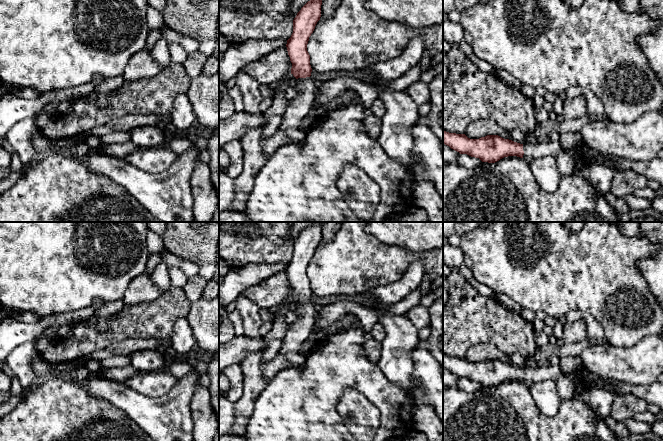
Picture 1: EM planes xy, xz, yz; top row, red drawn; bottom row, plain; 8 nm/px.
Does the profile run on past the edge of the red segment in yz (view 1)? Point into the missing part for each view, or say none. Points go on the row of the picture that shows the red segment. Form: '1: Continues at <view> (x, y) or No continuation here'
1: Continues at yz (546, 148)

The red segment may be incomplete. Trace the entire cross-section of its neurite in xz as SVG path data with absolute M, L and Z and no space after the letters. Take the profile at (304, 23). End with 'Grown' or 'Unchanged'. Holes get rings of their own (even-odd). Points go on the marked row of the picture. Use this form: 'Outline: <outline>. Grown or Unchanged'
Outline: M310 0L297 13L293 20L293 33L287 40L287 51L292 63L291 74L296 78L293 85L298 89L298 94L287 102L286 110L283 115L279 129L286 132L288 135L287 144L298 144L305 140L306 134L300 129L302 120L309 114L315 101L315 90L311 78L312 68L310 65L310 55L307 51L309 37L313 33L317 22L321 17L322 0Z. Grown

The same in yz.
Outline: M444 130L443 143L460 154L467 154L488 163L495 163L508 156L517 156L530 162L542 156L555 156L563 150L559 141L520 144L498 135L470 139L465 134L449 133Z. Grown

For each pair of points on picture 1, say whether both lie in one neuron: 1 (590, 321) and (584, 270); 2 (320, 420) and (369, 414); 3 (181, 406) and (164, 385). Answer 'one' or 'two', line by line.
1: two
2: two
3: two

